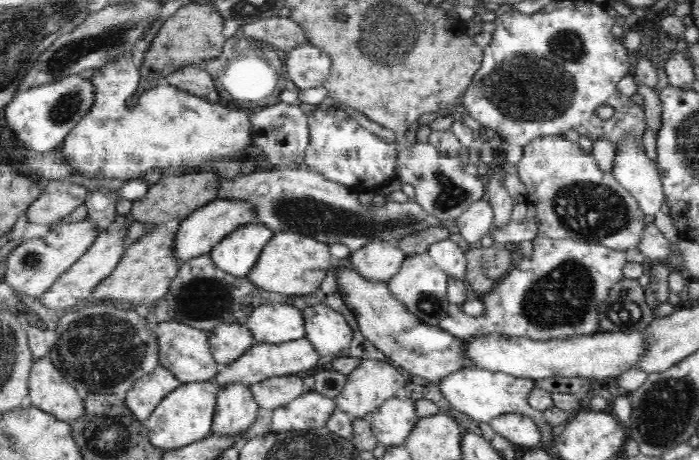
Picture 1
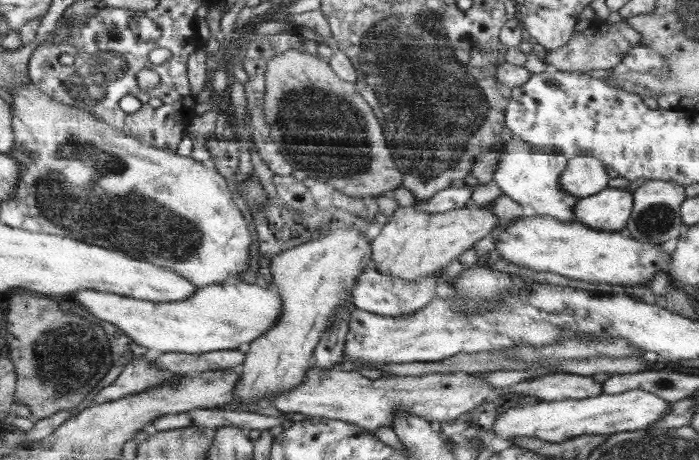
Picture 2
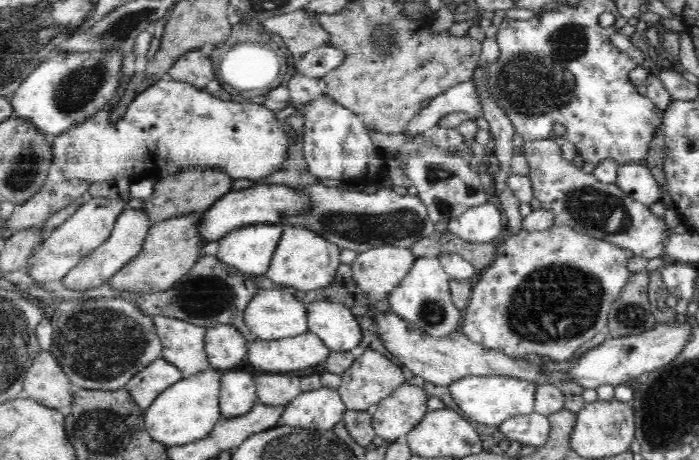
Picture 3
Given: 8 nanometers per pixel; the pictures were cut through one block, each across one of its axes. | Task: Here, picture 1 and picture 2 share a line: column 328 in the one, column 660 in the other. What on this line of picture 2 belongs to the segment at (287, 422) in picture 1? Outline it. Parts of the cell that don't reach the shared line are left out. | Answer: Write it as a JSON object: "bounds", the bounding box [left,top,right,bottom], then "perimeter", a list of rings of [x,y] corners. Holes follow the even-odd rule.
{"bounds":[494,388,671,442],"perimeter":[[[640,388],[620,394],[605,394],[565,401],[524,400],[518,407],[504,411],[494,421],[494,435],[513,440],[514,437],[541,438],[548,442],[562,442],[582,434],[612,435],[619,432],[652,428],[666,413],[671,402]]]}

